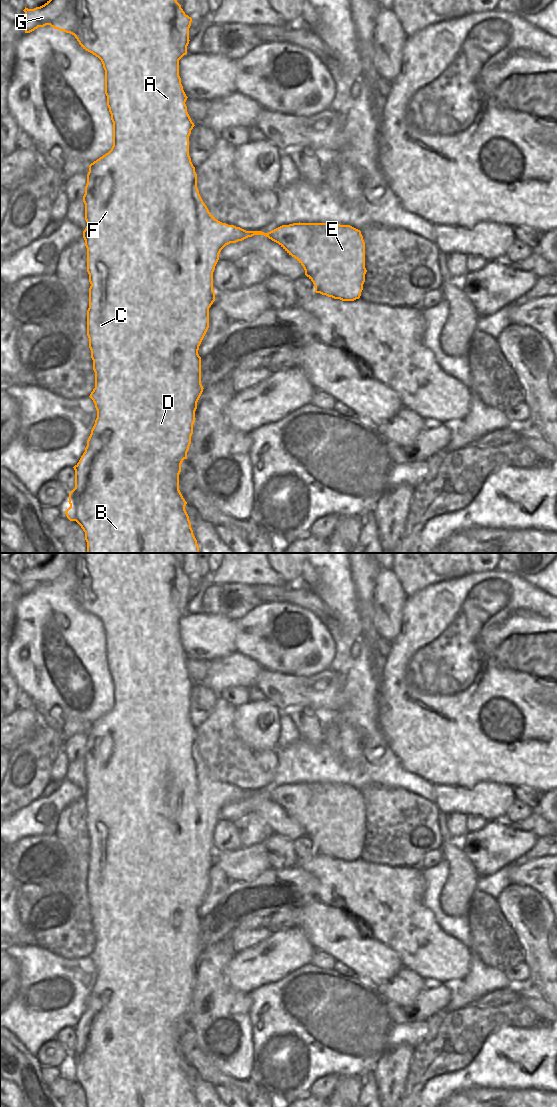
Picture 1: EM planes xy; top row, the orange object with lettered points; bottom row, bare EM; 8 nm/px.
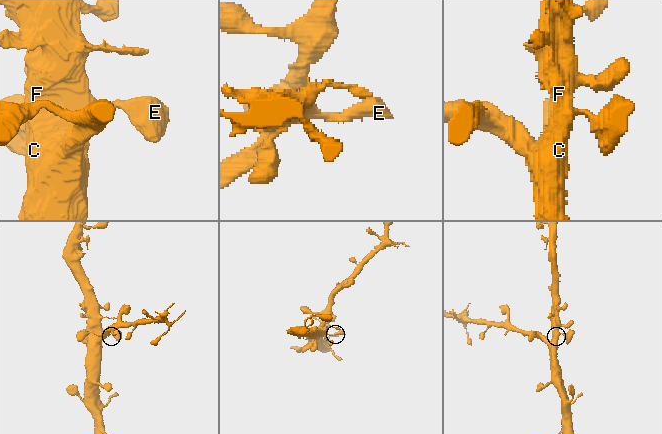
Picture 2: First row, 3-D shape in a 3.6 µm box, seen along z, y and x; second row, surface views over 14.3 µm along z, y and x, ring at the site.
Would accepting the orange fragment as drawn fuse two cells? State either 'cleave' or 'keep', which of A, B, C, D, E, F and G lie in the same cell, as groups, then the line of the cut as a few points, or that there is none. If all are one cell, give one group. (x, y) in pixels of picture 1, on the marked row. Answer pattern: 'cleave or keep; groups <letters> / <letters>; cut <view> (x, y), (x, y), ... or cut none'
keep; groups A B C D E F G; cut none

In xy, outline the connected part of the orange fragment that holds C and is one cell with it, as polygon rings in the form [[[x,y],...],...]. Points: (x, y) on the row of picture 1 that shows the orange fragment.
[[[49,0],[34,9],[25,7],[25,33],[50,25],[54,29],[75,36],[83,49],[98,57],[105,70],[105,94],[113,122],[113,146],[111,150],[89,165],[83,202],[87,226],[83,238],[87,248],[87,272],[89,274],[89,308],[87,310],[87,336],[95,372],[95,388],[90,398],[95,404],[97,418],[87,440],[85,452],[75,470],[75,488],[69,493],[70,507],[65,511],[70,521],[76,521],[85,532],[87,553],[200,553],[197,540],[185,510],[187,502],[179,490],[181,464],[187,459],[191,444],[197,402],[203,392],[201,384],[201,357],[199,346],[209,328],[209,308],[215,301],[213,272],[221,250],[230,243],[242,241],[254,235],[264,235],[278,243],[304,268],[305,275],[313,282],[315,292],[342,301],[359,299],[365,282],[365,242],[361,231],[338,223],[293,223],[282,225],[268,233],[246,231],[234,225],[218,221],[208,210],[197,188],[197,174],[189,156],[189,136],[195,126],[185,104],[187,96],[179,76],[179,60],[187,54],[189,28],[192,18],[185,14],[177,0]]]

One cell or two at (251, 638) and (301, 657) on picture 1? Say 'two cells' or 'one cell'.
one cell

